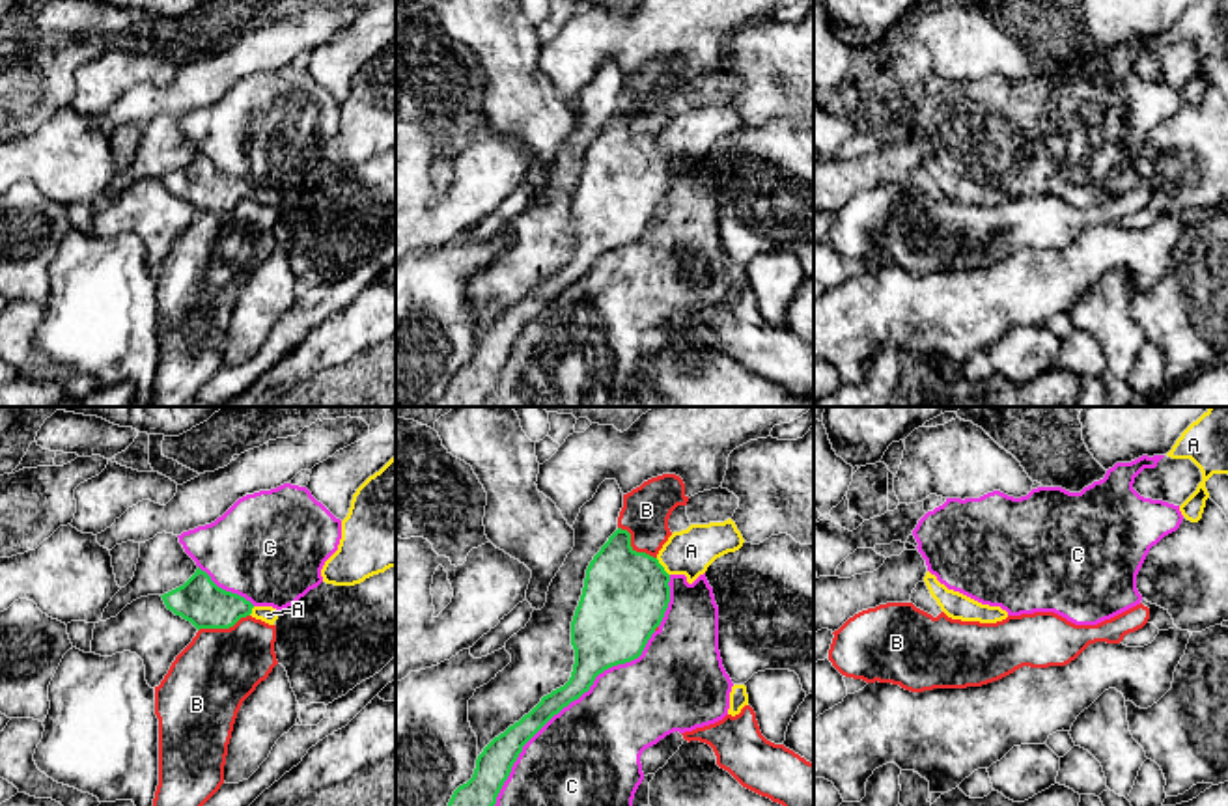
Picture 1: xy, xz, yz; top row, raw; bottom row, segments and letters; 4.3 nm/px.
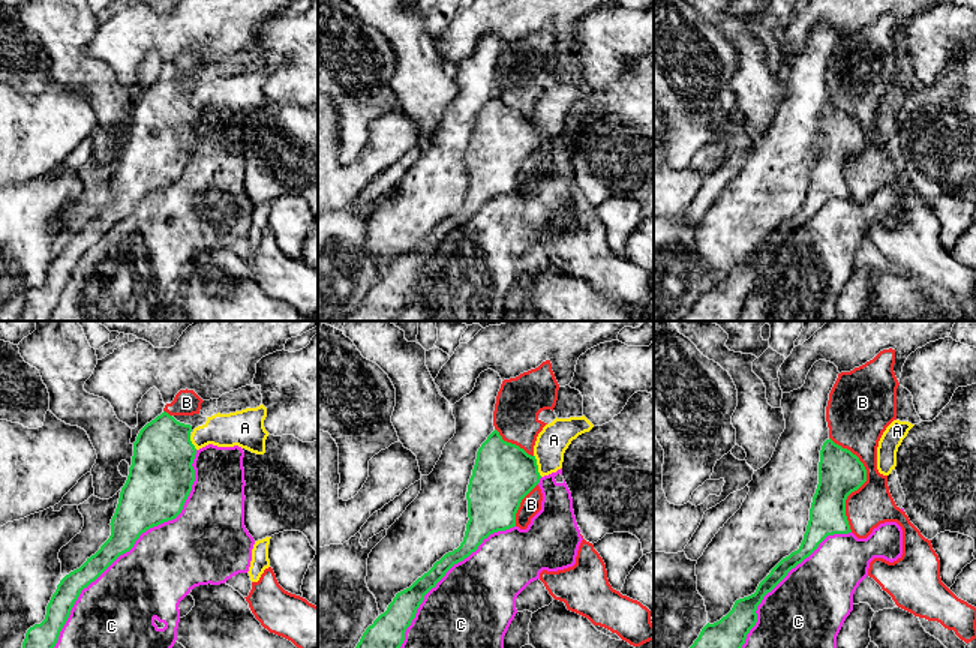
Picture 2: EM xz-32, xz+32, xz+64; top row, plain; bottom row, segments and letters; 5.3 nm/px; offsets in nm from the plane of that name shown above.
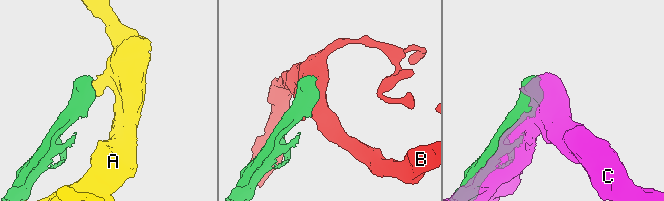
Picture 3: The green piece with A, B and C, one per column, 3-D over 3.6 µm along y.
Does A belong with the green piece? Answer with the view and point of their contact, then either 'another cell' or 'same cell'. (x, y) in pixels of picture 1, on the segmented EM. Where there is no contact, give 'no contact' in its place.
xz (663, 568) | same cell

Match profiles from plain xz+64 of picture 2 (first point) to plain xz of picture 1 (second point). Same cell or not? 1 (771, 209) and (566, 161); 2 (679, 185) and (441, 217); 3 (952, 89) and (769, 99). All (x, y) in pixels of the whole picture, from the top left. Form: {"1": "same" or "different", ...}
{"1": "same", "2": "same", "3": "different"}

